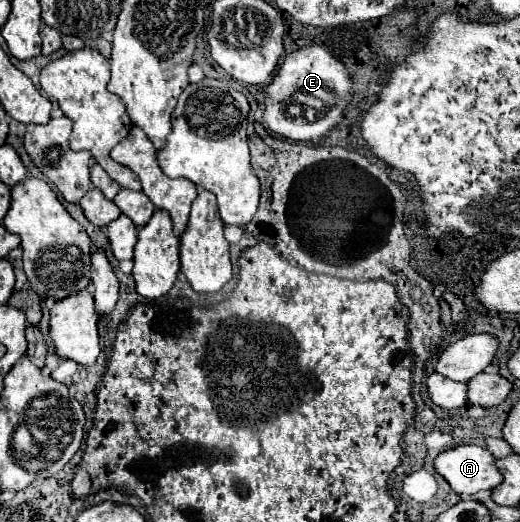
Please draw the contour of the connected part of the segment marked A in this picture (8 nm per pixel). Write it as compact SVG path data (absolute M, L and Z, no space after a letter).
M457 445L439 453L433 459L433 469L459 495L475 495L501 483L495 457L479 445Z

